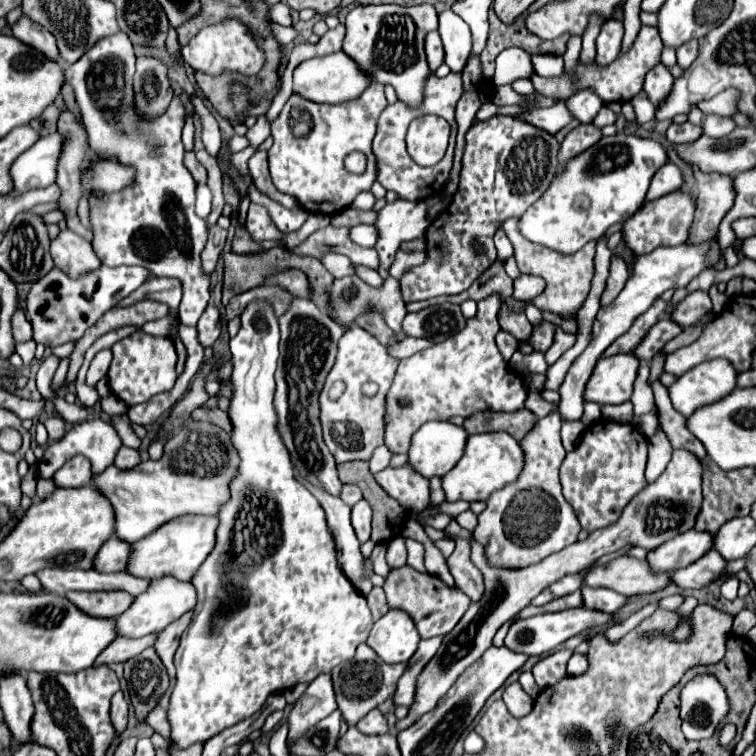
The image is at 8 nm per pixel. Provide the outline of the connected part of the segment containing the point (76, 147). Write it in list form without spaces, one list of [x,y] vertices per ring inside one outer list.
[[[63,110],[57,118],[57,132],[63,136],[63,148],[61,148],[61,156],[59,156],[59,164],[57,164],[57,184],[59,188],[63,190],[61,198],[59,198],[59,204],[61,204],[61,210],[65,214],[65,220],[67,220],[67,226],[69,230],[73,230],[75,234],[83,236],[85,240],[93,240],[91,236],[91,230],[87,230],[79,216],[77,216],[77,202],[79,198],[83,196],[83,190],[81,190],[81,184],[79,184],[79,172],[81,172],[81,164],[85,162],[87,158],[87,152],[89,152],[89,144],[87,144],[87,134],[85,134],[85,128],[75,120],[75,116],[69,112],[69,110]]]

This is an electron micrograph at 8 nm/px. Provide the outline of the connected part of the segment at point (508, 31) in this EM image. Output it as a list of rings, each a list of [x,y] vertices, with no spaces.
[[[493,7],[489,9],[489,40],[487,46],[481,52],[481,64],[483,64],[483,80],[491,80],[493,70],[495,70],[495,58],[511,46],[519,46],[529,54],[537,54],[537,52],[545,52],[545,54],[563,54],[565,52],[565,44],[567,44],[567,36],[559,36],[555,40],[543,40],[535,34],[531,34],[525,28],[525,18],[527,16],[519,16],[519,20],[515,20],[515,24],[503,24],[497,16]]]

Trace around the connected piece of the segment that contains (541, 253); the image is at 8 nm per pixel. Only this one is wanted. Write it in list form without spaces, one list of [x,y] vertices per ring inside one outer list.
[[[511,218],[503,224],[503,232],[507,234],[507,238],[511,240],[514,249],[514,257],[520,271],[537,274],[541,276],[547,286],[543,290],[543,294],[535,296],[531,302],[541,310],[541,312],[553,312],[559,314],[563,318],[575,318],[579,308],[583,306],[585,298],[589,296],[591,290],[591,278],[595,274],[595,266],[593,266],[593,256],[595,256],[595,240],[587,242],[585,248],[581,252],[575,254],[561,254],[557,250],[551,250],[547,246],[541,244],[531,244],[529,240],[523,240],[523,236],[519,236],[517,230],[517,218]]]

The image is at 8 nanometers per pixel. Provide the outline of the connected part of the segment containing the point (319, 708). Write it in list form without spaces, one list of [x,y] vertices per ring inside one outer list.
[[[317,676],[289,714],[289,740],[297,740],[307,728],[329,716],[333,710],[337,710],[337,702],[331,676]]]

